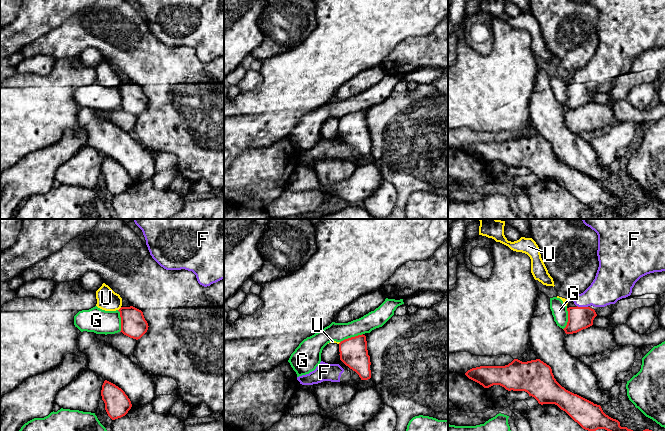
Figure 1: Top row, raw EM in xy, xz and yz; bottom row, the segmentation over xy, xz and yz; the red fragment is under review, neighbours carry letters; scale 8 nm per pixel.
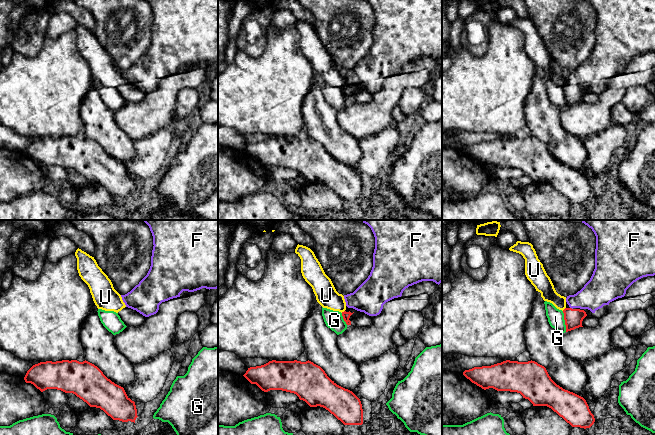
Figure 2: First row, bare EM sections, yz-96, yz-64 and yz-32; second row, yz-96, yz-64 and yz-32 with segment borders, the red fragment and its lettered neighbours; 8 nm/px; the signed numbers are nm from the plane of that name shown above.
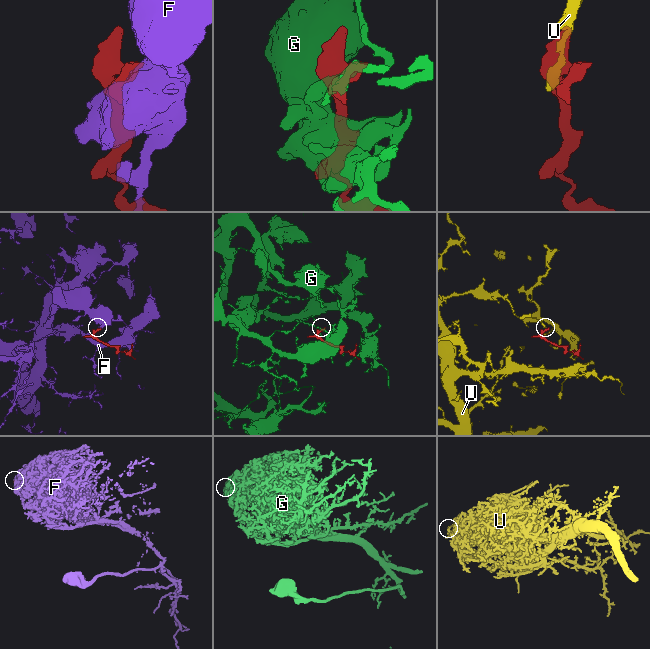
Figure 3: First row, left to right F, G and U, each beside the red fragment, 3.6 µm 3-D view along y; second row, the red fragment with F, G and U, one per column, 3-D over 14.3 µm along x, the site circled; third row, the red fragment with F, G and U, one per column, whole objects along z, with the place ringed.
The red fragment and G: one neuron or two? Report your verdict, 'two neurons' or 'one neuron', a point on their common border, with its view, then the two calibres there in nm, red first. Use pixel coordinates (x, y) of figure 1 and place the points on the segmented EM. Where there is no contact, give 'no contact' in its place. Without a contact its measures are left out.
two neurons | xz (351, 337) | 220/150 nm

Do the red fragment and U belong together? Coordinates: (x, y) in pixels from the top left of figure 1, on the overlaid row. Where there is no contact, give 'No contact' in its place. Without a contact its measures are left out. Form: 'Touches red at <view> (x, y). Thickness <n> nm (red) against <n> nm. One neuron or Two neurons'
Touches red at xy (119, 309). Thickness 200 nm (red) against 170 nm. Two neurons

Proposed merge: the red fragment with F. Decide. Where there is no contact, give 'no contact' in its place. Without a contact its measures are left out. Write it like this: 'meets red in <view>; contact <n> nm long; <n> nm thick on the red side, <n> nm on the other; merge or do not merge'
meets red in yz; contact 90 nm long; 190 nm thick on the red side, 240 nm on the other; merge

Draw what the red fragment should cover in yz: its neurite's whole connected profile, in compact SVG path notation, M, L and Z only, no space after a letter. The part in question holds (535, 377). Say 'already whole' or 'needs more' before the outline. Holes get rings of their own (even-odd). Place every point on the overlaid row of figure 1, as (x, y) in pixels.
already whole; M514 359L505 366L480 366L468 370L465 375L484 388L500 385L508 391L525 391L529 396L534 397L541 405L555 404L585 430L596 431L598 429L605 429L607 431L633 431L627 427L621 427L620 422L606 415L600 405L594 404L562 387L554 378L551 367L540 359L527 362Z

